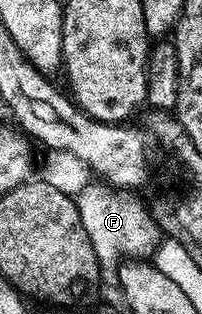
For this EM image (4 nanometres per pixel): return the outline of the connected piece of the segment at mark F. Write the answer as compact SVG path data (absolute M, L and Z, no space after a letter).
M94 181L85 186L75 200L82 227L89 234L90 244L97 253L100 282L116 290L119 287L119 269L131 258L145 261L152 258L162 243L165 234L150 214L148 206L130 192L117 192L108 183Z

